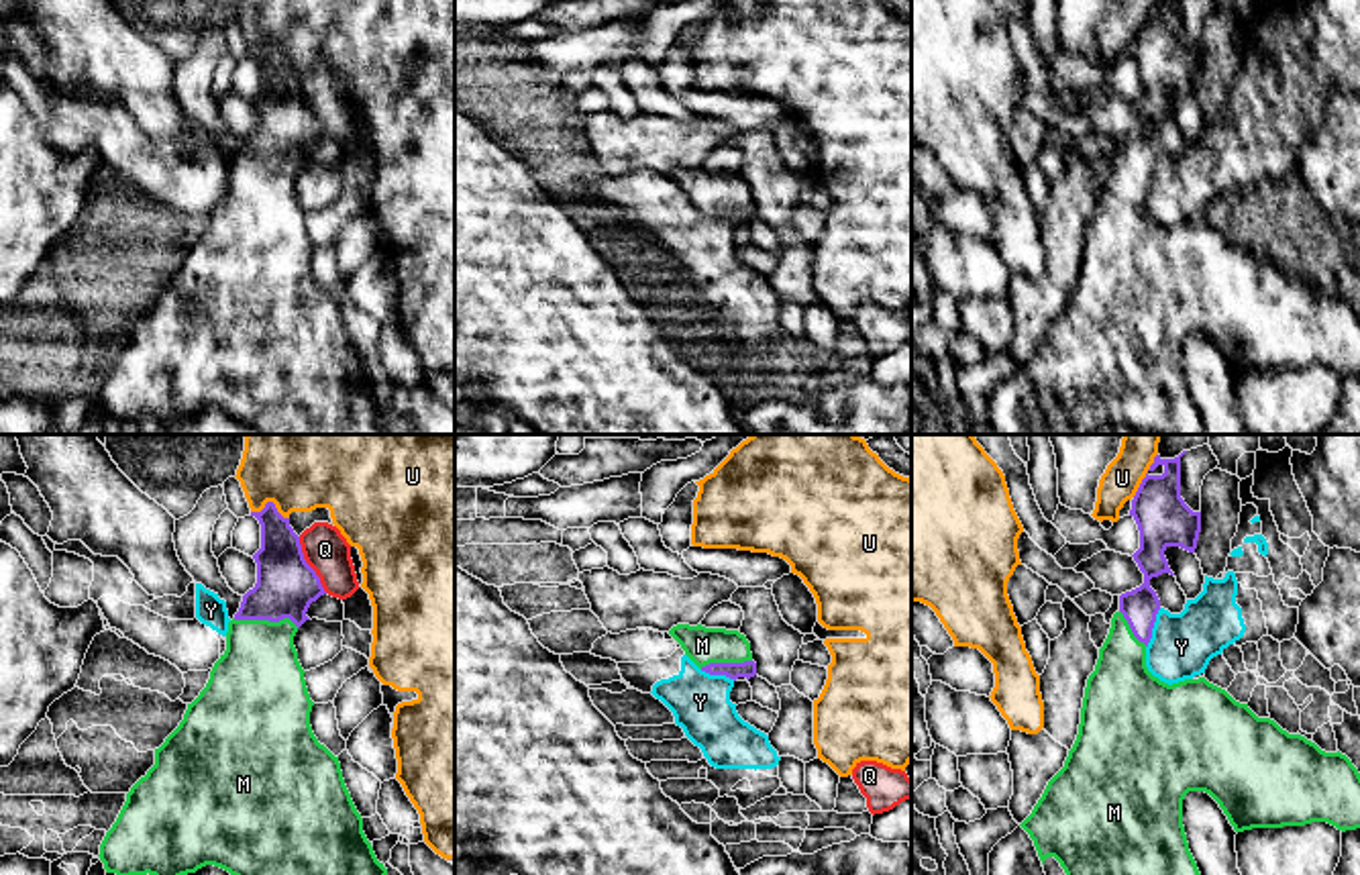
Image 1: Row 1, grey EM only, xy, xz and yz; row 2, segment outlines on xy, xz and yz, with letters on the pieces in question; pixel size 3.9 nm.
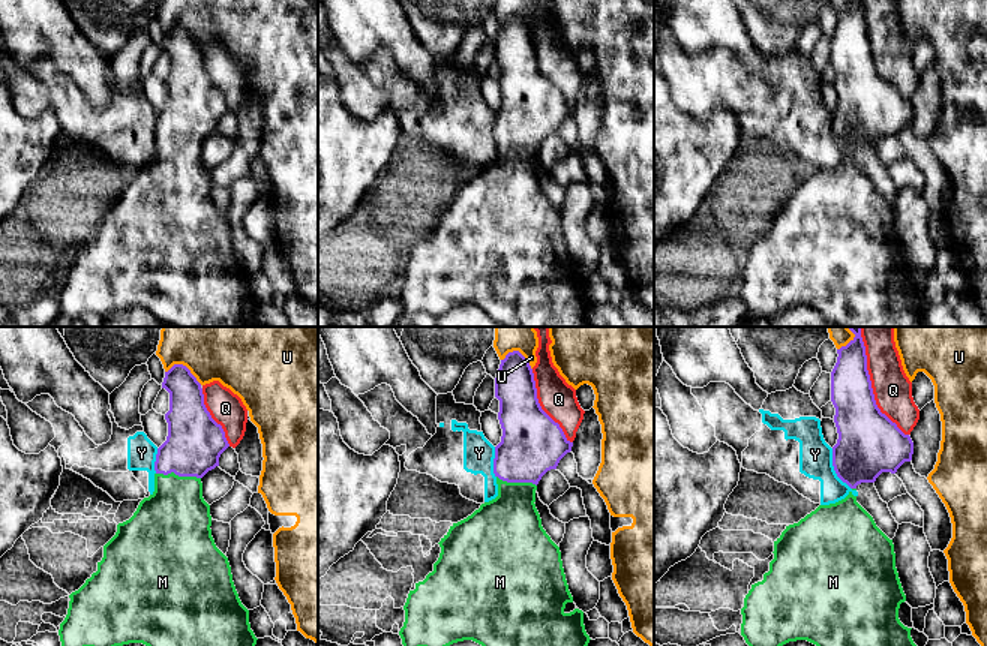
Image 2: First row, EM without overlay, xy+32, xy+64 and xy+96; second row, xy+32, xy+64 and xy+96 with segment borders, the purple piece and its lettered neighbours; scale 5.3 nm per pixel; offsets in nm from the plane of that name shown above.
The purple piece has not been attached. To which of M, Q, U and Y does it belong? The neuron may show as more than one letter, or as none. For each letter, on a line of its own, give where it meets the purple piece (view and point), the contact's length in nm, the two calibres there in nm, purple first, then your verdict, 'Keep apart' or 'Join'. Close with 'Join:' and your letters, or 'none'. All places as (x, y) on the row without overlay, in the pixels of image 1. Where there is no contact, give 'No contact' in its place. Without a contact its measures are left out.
M: Touches purple at xy (266, 162). Shared border 260 nm. Thickness 240 nm (purple) against 360 nm. Join
Q: Touches purple at xy (308, 109). Shared border 260 nm. Thickness 240 nm (purple) against 180 nm. Keep apart
U: Touches purple at xy (272, 45). Shared border 160 nm. Thickness 190 nm (purple) against 220 nm. Keep apart
Y: Touches purple at yz (1153, 170). Shared border 170 nm. Thickness 140 nm (purple) against 260 nm. Keep apart
Join: M

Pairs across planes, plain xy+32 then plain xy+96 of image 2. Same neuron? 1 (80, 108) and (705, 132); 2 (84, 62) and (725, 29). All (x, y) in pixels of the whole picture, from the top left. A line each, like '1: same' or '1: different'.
1: different
2: same

